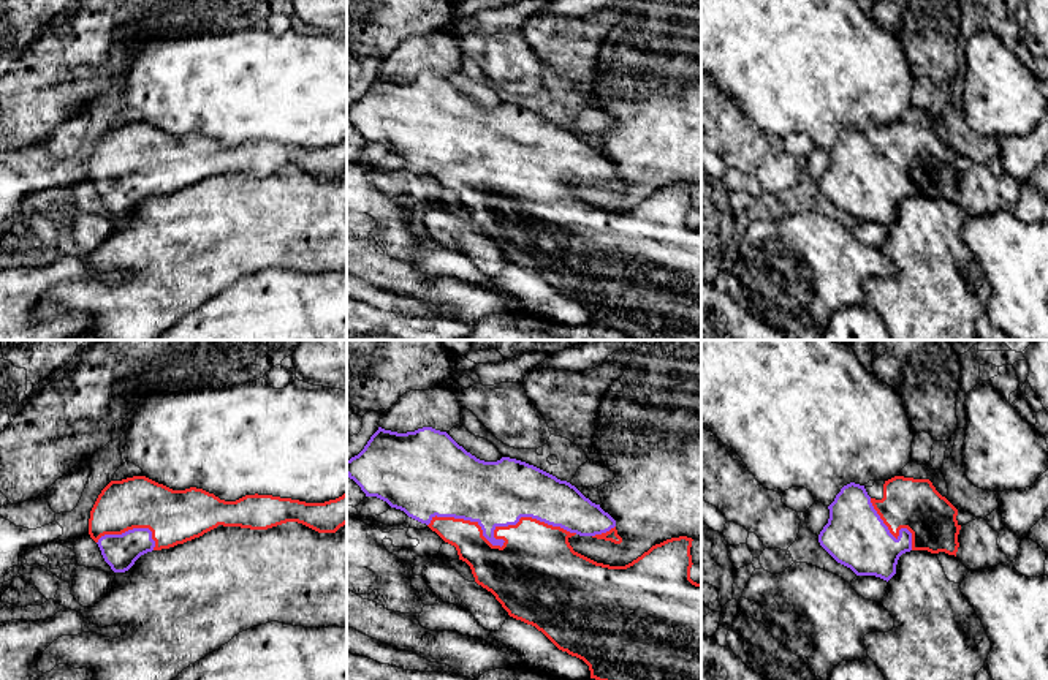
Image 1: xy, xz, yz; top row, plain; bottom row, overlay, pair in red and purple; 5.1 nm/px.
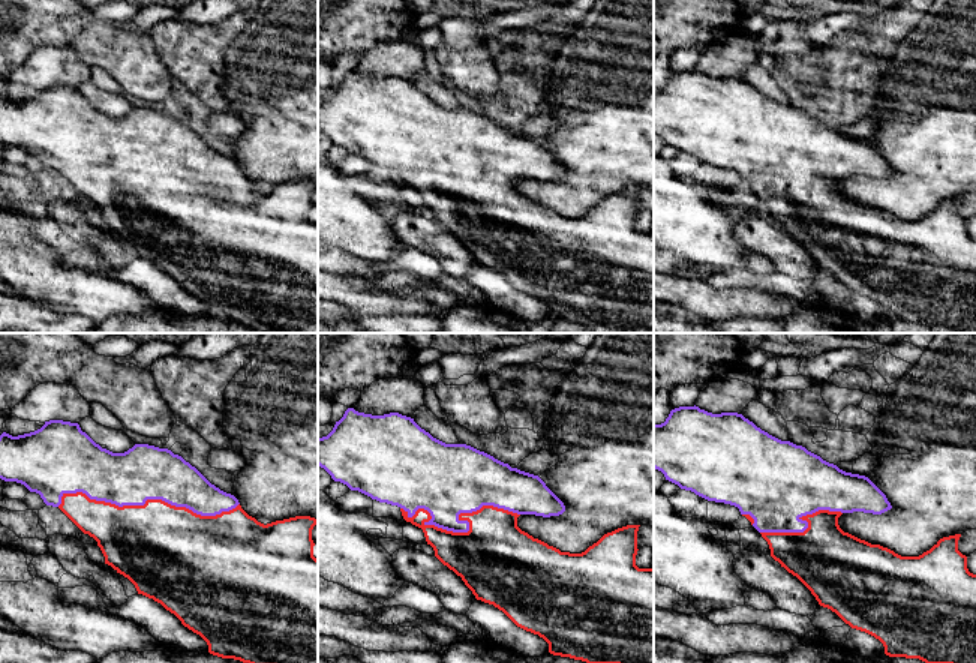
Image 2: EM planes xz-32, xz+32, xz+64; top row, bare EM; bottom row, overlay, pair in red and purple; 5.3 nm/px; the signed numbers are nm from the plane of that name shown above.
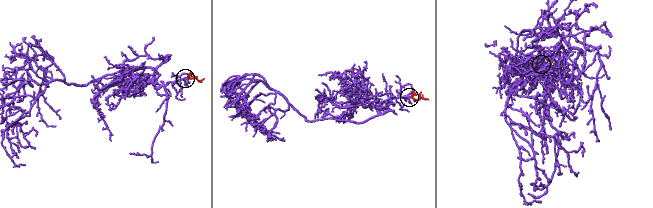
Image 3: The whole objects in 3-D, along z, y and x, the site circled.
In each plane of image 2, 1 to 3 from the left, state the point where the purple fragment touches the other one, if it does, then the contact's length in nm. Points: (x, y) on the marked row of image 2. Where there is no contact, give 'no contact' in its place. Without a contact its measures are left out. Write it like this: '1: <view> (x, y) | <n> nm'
1: xz-32 (146, 501) | 1000 nm
2: xz+32 (470, 528) | 650 nm
3: xz+64 (808, 525) | 460 nm

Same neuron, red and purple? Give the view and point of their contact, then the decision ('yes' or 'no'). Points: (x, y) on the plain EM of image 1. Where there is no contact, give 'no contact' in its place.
xz (496, 184) | yes

